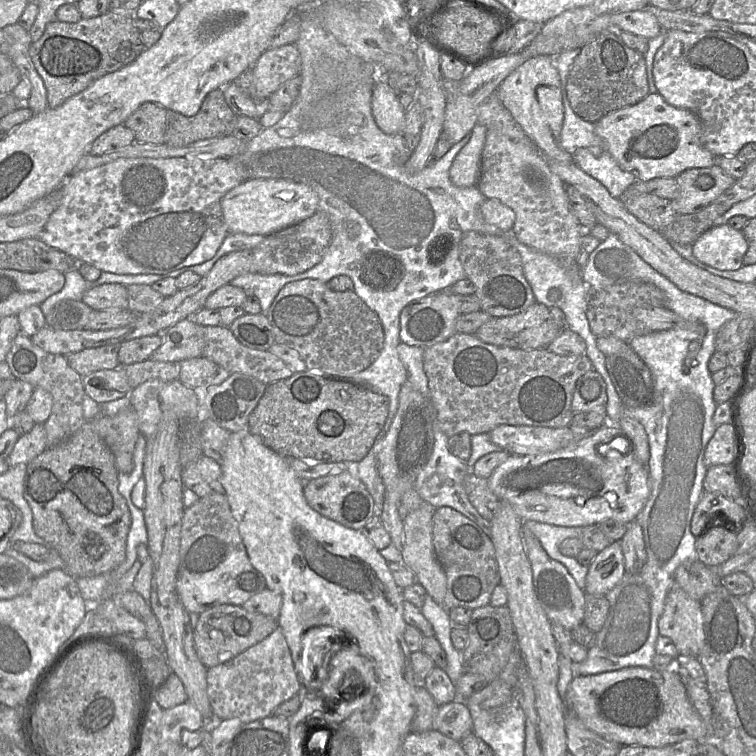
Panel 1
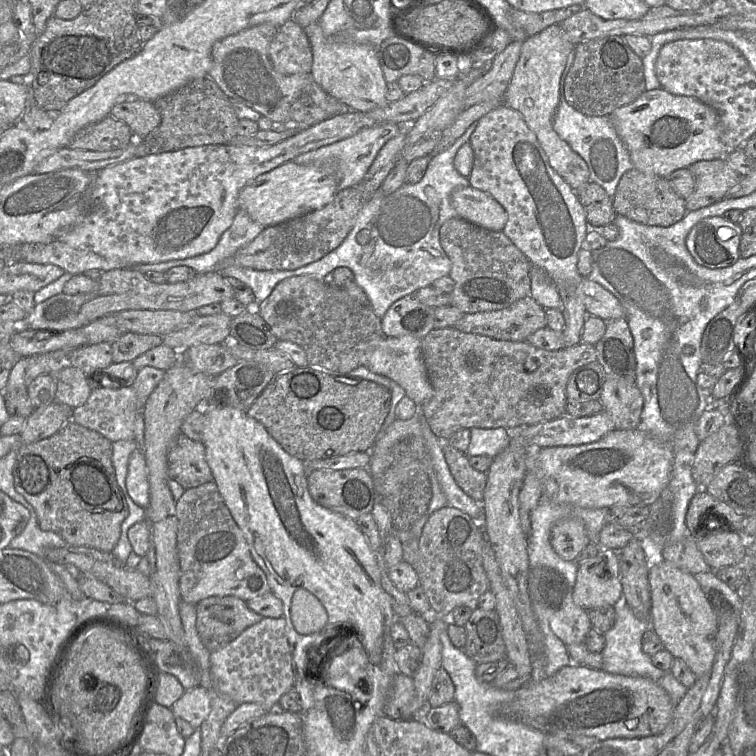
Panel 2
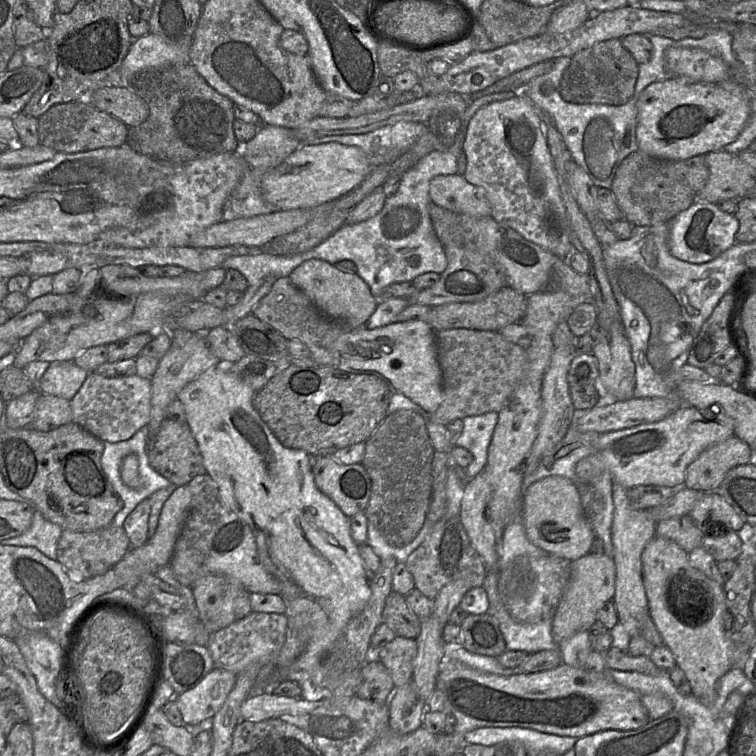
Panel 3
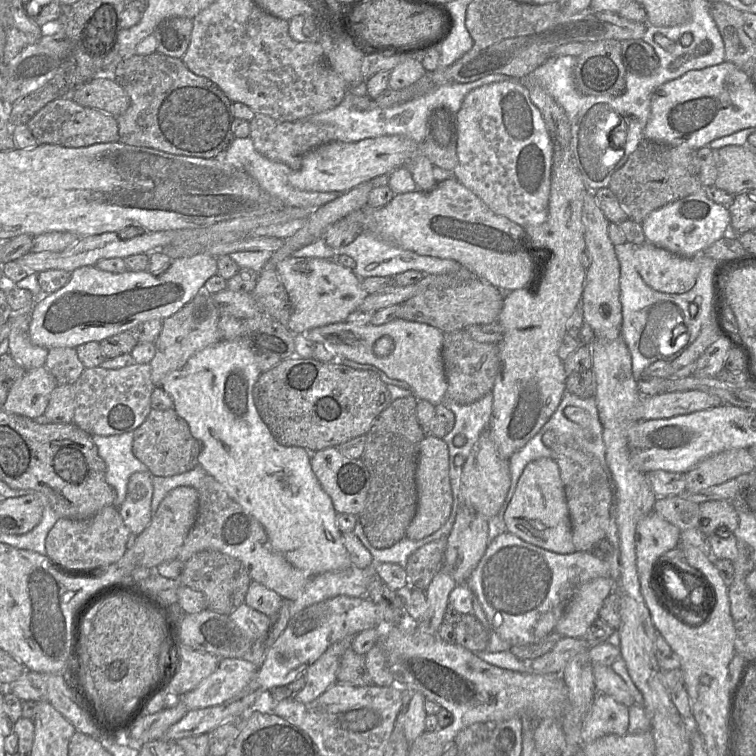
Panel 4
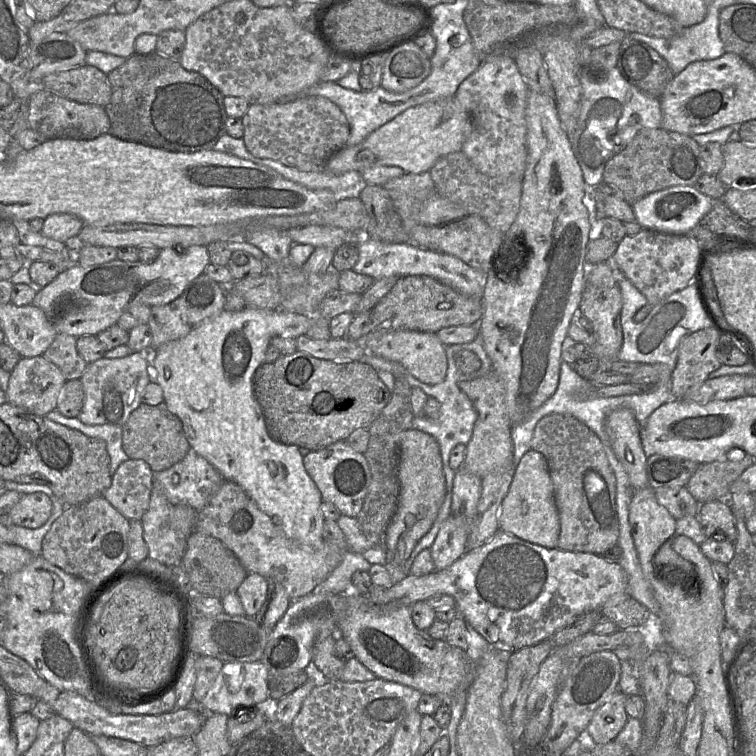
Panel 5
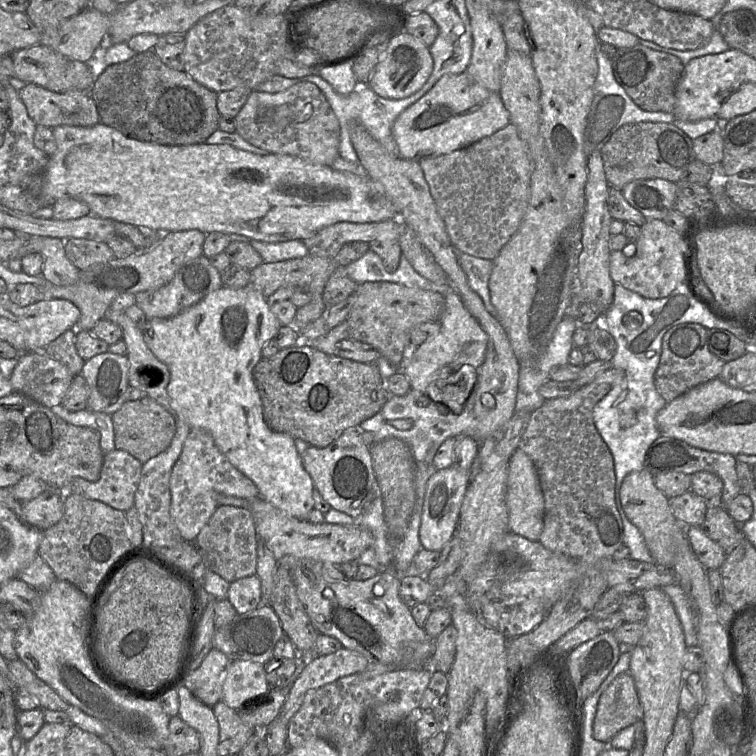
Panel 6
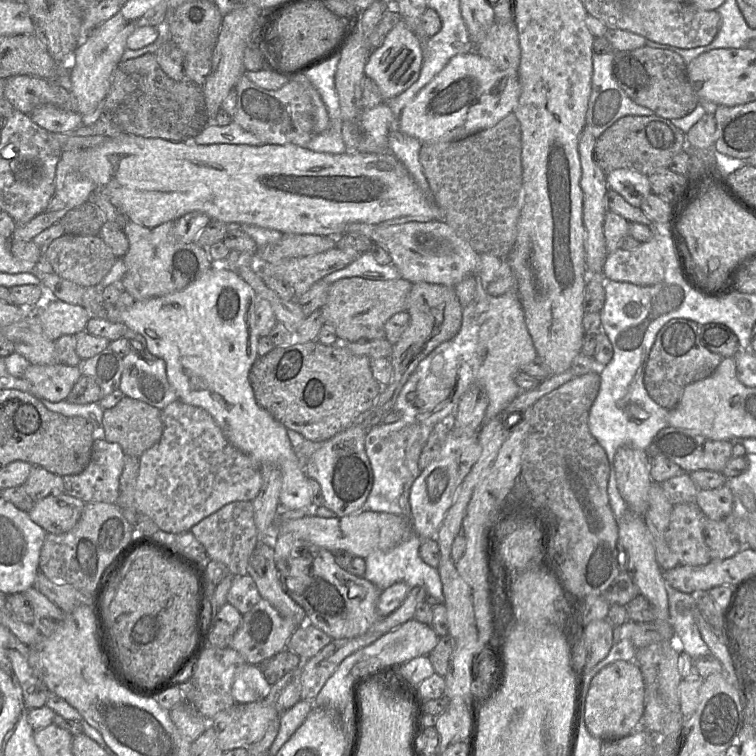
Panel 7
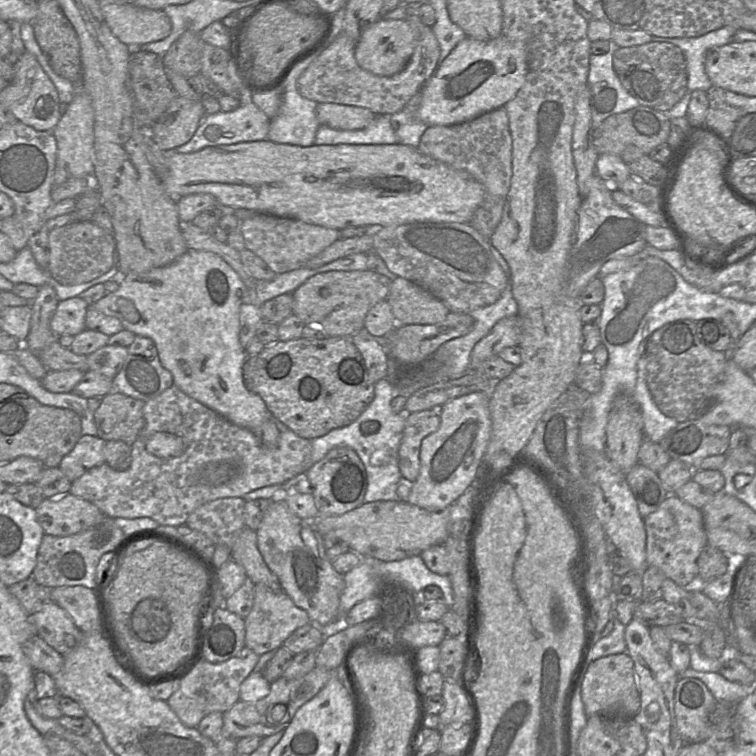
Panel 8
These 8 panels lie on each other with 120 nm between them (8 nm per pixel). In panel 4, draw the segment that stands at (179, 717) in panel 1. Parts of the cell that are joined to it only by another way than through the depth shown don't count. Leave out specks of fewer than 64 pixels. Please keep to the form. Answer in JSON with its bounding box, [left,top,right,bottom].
[181,659,258,711]

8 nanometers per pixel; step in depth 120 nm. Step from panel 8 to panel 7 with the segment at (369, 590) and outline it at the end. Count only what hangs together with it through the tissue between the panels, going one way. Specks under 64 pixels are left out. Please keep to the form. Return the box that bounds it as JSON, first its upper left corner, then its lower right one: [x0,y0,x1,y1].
[363,532,444,603]

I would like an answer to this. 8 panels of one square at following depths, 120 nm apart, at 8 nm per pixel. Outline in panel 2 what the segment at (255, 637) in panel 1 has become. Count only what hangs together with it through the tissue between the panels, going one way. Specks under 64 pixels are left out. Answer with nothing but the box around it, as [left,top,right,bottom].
[196,596,263,652]

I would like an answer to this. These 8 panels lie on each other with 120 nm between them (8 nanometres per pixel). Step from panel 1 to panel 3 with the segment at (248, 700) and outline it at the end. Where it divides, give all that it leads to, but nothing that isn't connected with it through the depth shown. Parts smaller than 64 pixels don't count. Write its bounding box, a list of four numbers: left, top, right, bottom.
[207,612,287,674]

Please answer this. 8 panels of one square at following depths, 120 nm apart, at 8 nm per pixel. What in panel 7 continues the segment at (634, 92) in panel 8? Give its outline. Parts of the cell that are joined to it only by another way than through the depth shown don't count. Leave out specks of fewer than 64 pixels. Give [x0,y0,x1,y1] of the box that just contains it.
[613,46,699,120]

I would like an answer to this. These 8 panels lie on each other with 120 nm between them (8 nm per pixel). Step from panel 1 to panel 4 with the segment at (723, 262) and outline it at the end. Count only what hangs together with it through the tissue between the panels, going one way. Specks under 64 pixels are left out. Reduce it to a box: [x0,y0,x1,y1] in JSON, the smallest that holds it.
[641,191,730,258]

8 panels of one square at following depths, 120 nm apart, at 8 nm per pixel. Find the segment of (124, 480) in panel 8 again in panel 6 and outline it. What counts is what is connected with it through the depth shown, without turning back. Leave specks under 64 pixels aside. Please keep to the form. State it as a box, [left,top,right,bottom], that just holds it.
[170,428,260,542]

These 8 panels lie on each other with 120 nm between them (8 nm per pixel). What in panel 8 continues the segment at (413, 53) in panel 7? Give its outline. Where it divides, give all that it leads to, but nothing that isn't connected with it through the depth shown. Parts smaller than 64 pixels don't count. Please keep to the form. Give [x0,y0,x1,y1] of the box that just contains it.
[355,17,415,76]

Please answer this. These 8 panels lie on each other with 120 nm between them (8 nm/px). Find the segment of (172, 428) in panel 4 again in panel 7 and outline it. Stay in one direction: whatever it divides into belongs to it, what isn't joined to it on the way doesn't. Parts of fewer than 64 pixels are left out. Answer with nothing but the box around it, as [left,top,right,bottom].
[102,397,163,458]

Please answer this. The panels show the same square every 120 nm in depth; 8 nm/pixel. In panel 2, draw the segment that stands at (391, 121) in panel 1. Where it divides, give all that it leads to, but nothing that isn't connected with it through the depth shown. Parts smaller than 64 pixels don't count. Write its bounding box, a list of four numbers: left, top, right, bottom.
[303,21,389,112]

